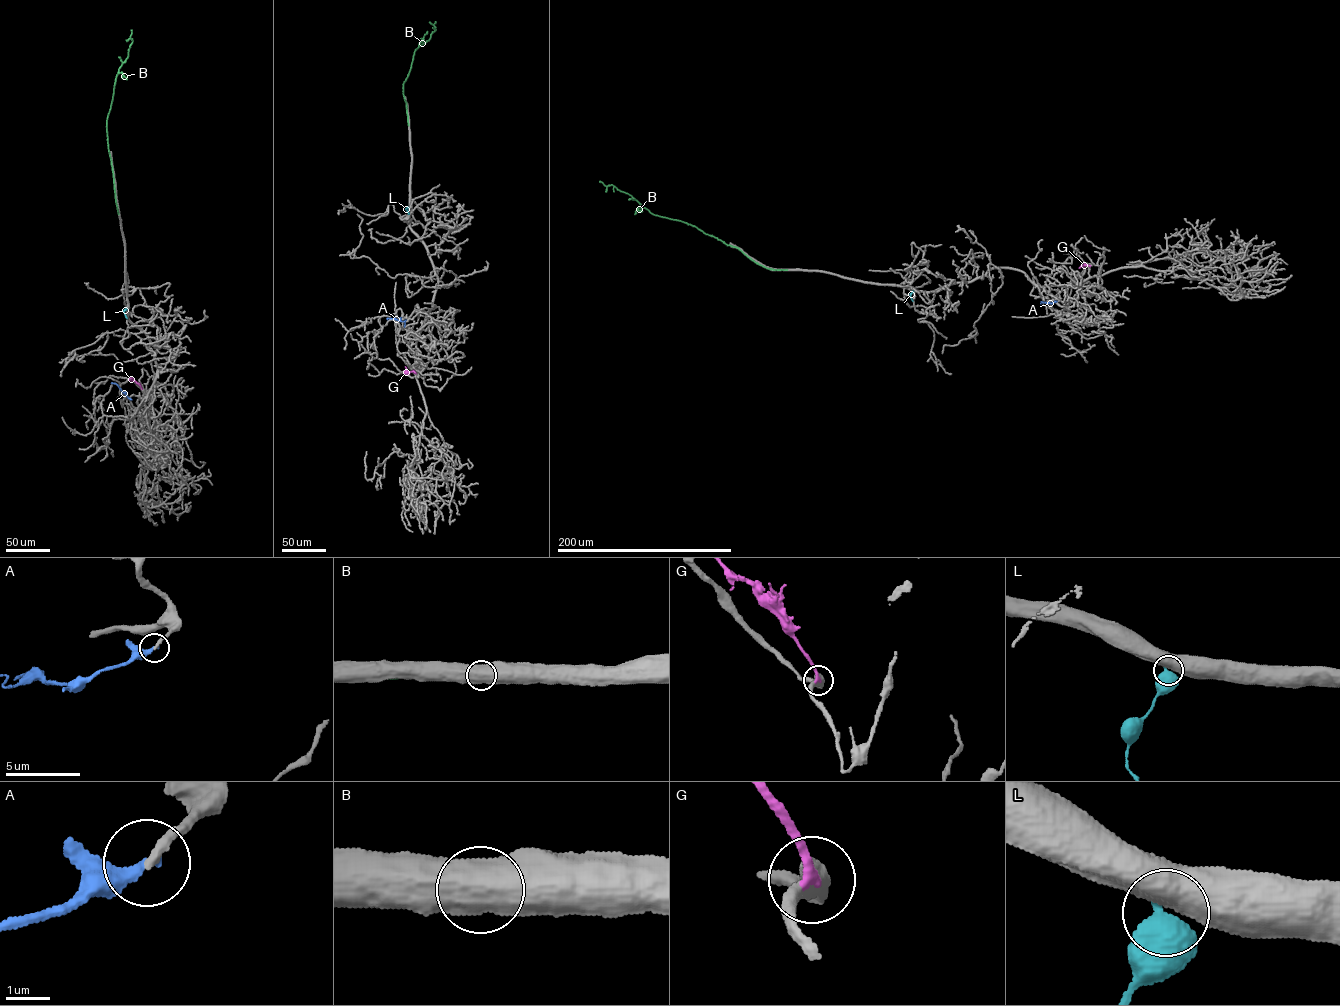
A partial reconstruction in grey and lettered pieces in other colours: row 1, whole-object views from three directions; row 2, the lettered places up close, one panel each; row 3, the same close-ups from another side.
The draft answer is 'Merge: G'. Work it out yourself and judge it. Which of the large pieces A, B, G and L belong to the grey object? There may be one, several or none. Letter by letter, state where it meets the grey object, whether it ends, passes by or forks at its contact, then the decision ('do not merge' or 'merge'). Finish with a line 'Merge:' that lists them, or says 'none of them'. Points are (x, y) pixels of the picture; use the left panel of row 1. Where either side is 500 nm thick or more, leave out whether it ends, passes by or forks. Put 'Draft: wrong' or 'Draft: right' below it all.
A: meets grey at (130, 399); it ends there; merge
B: meets grey at (118, 214); do not merge
G: meets grey at (142, 389); it ends there; do not merge
L: meets grey at (127, 308); do not merge
Merge: A
Draft: wrong

